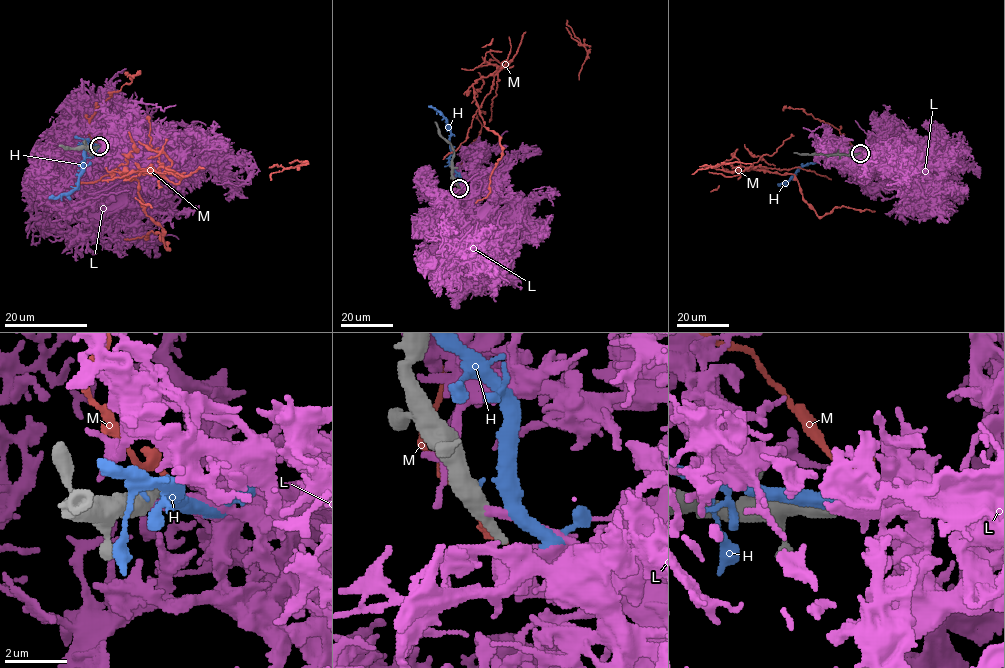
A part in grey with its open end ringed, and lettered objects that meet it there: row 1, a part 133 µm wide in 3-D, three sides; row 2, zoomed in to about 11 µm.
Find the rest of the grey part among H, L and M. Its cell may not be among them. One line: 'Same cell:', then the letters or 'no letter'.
Same cell: no letter

